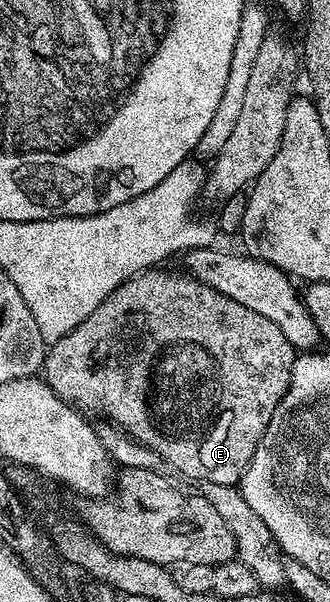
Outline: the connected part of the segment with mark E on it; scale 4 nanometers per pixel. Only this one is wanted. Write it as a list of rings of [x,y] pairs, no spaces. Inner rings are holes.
[[[153,268],[135,274],[127,282],[120,284],[120,288],[116,288],[116,292],[112,292],[112,296],[108,296],[108,300],[104,300],[100,308],[96,308],[96,312],[88,316],[88,320],[84,320],[84,324],[72,328],[68,336],[49,343],[44,363],[44,380],[50,385],[52,392],[60,396],[60,400],[77,407],[79,411],[87,415],[107,414],[114,421],[111,423],[115,427],[121,428],[134,441],[155,450],[167,462],[171,471],[179,470],[180,473],[187,474],[198,482],[238,486],[242,480],[242,473],[246,471],[246,465],[252,460],[268,428],[268,420],[272,420],[272,412],[276,412],[280,400],[288,392],[296,357],[295,348],[288,340],[288,336],[284,336],[284,332],[280,332],[280,328],[272,324],[272,320],[260,316],[260,312],[252,312],[252,308],[244,308],[244,304],[216,292],[207,282],[198,282],[182,272],[165,274],[162,270],[164,269]],[[86,362],[92,369],[98,370],[98,378],[106,382],[110,394],[86,394]]]

